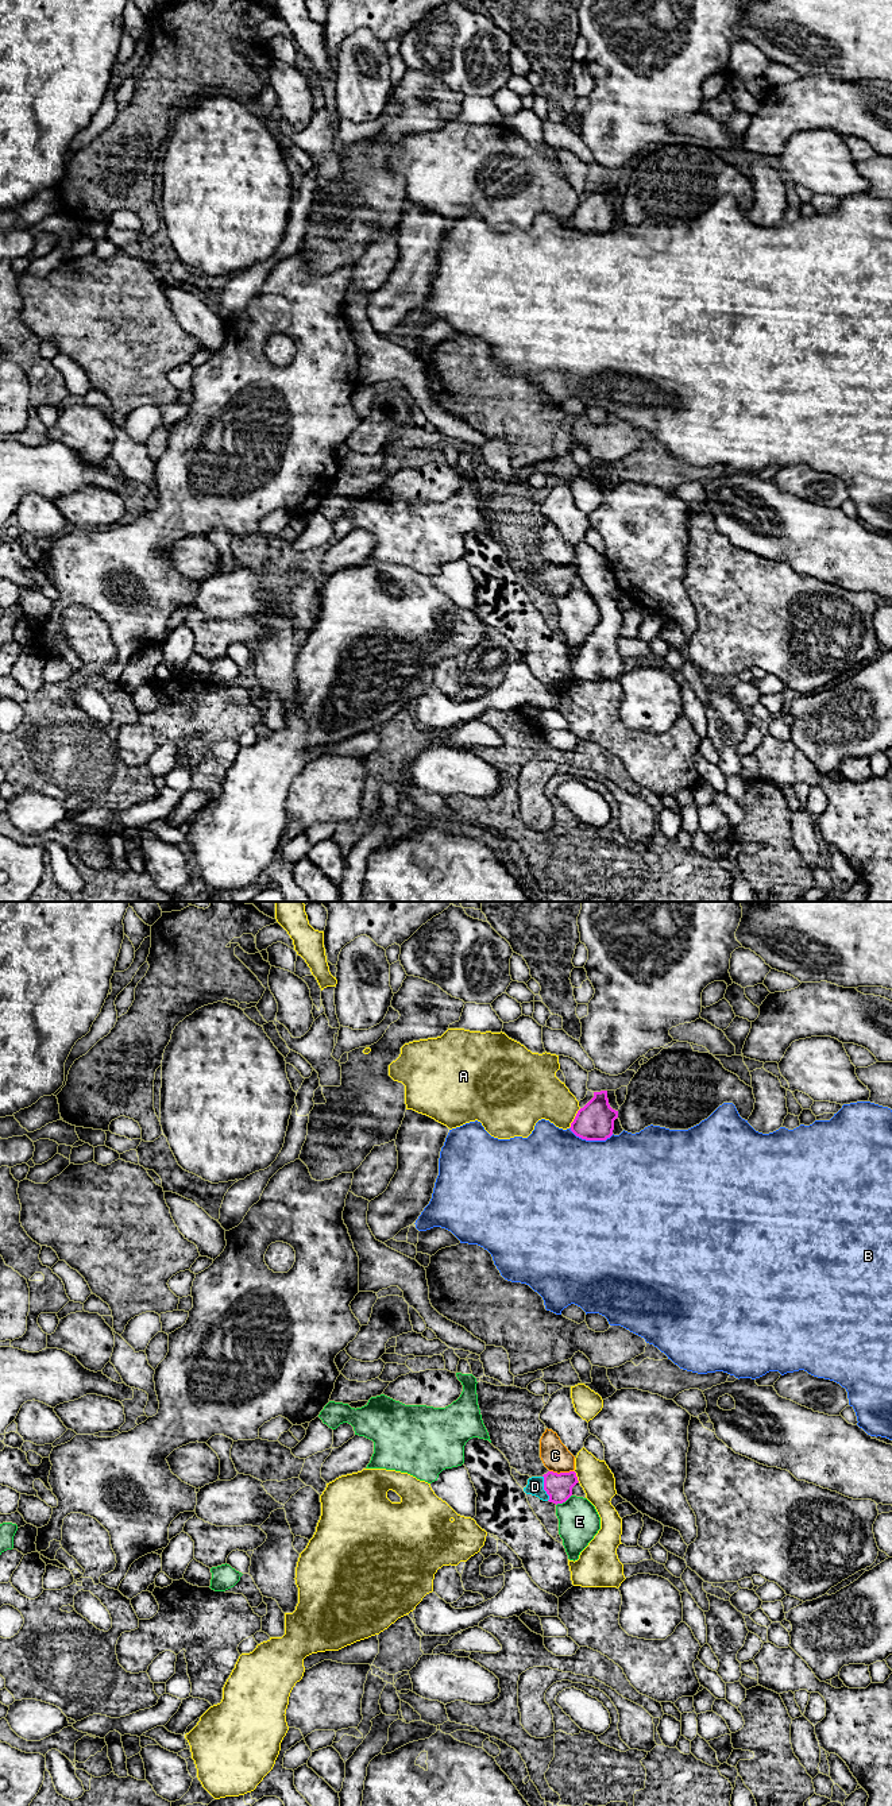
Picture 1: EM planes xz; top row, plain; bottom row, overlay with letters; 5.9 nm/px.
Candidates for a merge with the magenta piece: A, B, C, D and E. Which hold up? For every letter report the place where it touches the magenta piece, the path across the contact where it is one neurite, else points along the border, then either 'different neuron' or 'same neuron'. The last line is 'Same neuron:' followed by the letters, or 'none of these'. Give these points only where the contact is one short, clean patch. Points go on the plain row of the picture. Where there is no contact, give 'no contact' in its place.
A: contact xz (575, 211); different neuron
B: contact xz (591, 232); different neuron
C: contact xz (562, 566); different neuron
D: contact xz (544, 581); way xz (559, 579), (544, 581), (535, 579); same neuron
E: contact xz (563, 594); border xz (571, 587), (556, 598); different neuron
Same neuron: D

